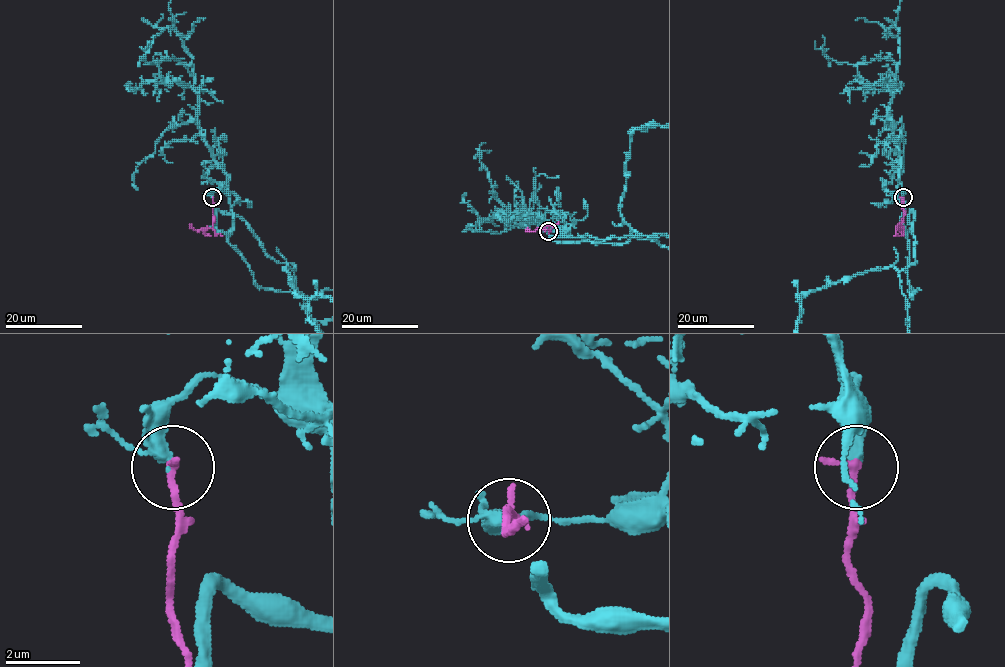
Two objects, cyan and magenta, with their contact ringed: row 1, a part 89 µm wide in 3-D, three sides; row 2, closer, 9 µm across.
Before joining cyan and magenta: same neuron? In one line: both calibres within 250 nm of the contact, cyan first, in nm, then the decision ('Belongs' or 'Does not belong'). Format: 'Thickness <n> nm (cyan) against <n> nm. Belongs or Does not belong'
Thickness 220 nm (cyan) against 260 nm. Belongs

